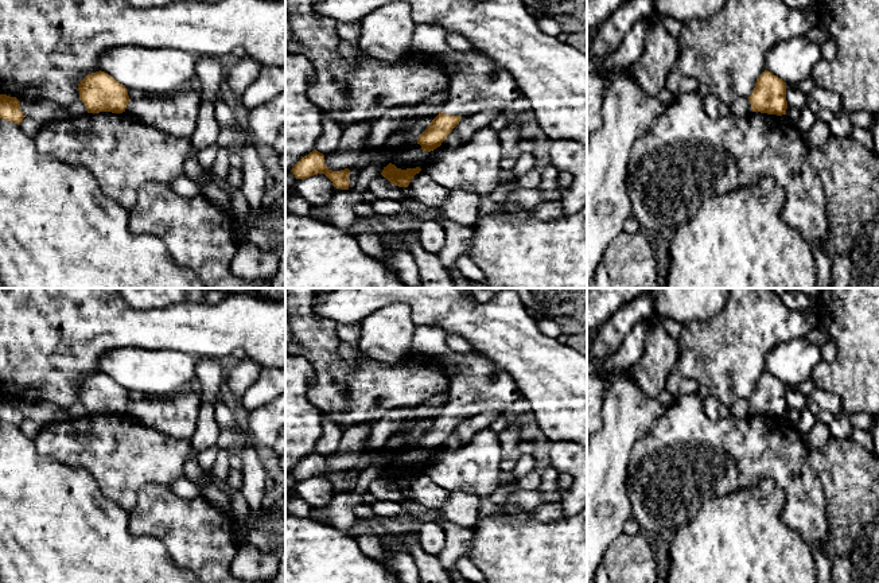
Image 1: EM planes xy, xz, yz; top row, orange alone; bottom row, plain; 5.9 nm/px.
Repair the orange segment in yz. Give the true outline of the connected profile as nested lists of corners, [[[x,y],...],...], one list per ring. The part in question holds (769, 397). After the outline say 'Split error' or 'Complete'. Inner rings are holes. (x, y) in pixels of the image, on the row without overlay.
[[[765,372],[755,384],[748,399],[752,413],[782,417],[786,416],[786,384]]]. Complete

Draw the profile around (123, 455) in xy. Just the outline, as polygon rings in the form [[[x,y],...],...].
[[[100,413],[82,419],[50,423],[40,427],[34,439],[38,452],[73,467],[86,469],[101,493],[131,510],[139,490],[149,483],[170,486],[183,475],[184,460],[192,446],[190,440],[175,439],[136,419],[122,415]]]

